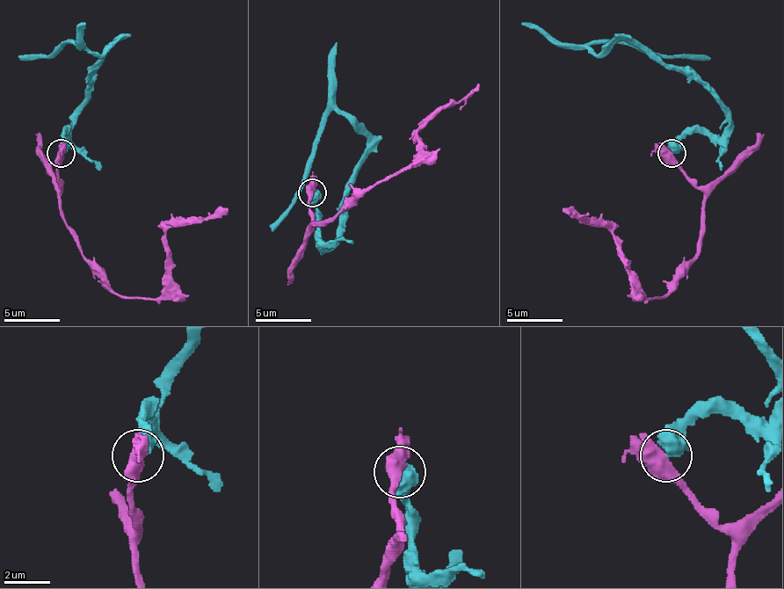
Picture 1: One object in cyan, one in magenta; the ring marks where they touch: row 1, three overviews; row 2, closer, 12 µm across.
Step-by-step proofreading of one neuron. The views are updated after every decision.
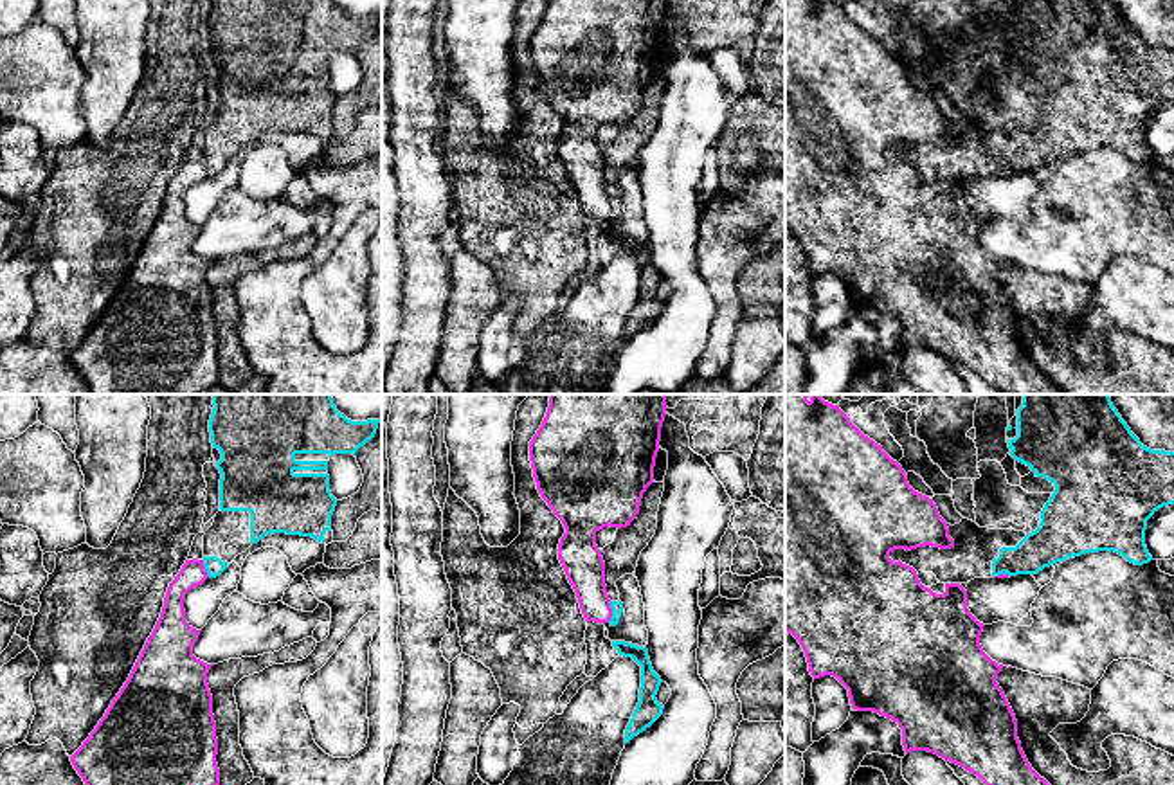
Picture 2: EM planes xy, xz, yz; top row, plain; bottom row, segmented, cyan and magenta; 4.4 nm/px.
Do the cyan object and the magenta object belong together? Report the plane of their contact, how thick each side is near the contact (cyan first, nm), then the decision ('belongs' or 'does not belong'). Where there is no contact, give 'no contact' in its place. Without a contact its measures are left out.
contact in xz; calibres 50 and 180 nm; does not belong

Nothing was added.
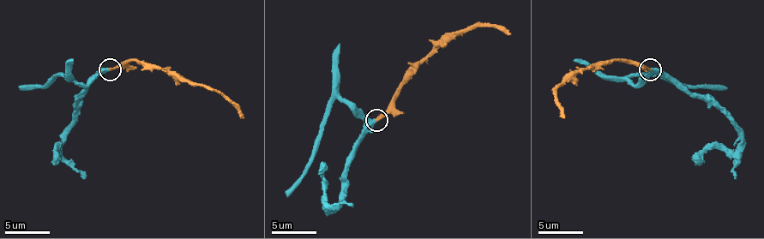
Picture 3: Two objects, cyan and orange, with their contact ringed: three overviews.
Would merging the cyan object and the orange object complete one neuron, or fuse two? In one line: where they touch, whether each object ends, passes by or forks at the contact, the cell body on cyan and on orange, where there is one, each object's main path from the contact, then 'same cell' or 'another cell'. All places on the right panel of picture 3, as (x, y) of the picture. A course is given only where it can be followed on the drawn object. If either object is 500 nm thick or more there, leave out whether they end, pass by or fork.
(650, 69) | cyan ends | orange ends | cyan none | orange none | cyan via (649, 68), (656, 68), (692, 93), (706, 96), (726, 116), (739, 136), (735, 150), (710, 147), (694, 165) | orange via (649, 68), (638, 62), (617, 59), (581, 68), (556, 89), (556, 102), (563, 118) | same cell

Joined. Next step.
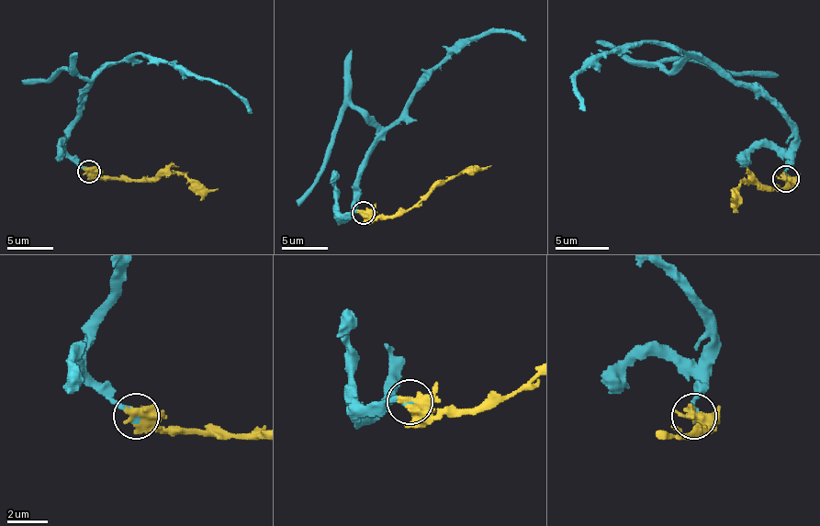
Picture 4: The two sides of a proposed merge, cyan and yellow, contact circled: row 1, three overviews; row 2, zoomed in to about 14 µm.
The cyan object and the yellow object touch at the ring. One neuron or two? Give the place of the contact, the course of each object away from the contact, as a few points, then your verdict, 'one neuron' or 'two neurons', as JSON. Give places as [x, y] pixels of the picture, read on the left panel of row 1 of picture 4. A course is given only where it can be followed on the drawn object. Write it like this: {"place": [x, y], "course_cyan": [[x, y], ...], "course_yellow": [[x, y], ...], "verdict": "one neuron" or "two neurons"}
{"place": [88, 171], "course_cyan": [[89, 171], [66, 150], [68, 125], [91, 81], [126, 55], [174, 62], [228, 85], [252, 113]], "course_yellow": [[89, 171], [100, 177], [158, 180], [165, 173], [179, 173], [207, 189], [218, 189]], "verdict": "one neuron"}

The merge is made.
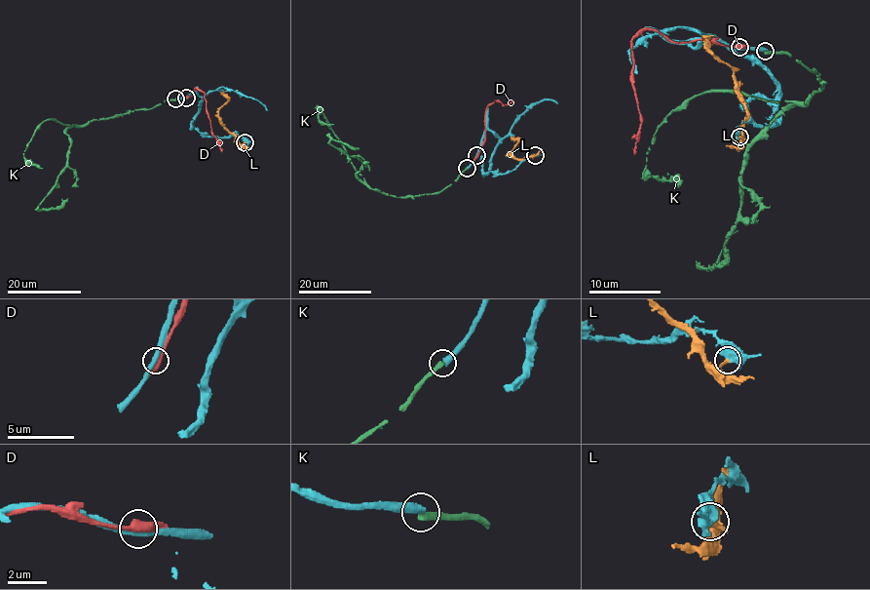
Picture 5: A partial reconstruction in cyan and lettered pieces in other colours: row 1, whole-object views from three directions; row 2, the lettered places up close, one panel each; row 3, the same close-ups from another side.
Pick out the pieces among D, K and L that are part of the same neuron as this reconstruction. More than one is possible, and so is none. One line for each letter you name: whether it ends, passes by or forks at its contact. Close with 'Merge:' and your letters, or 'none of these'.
Merge: none of these

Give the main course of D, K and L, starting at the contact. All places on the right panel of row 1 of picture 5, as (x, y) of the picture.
D: (739, 47), (703, 39), (669, 41), (659, 32), (646, 28), (633, 39), (633, 75), (640, 123), (635, 155)
K: (765, 51), (784, 52), (822, 81), (750, 148), (739, 220), (708, 267), (725, 258), (725, 246)
L: (739, 137), (741, 138), (746, 108), (737, 98), (733, 70), (712, 54), (707, 39), (714, 36)

